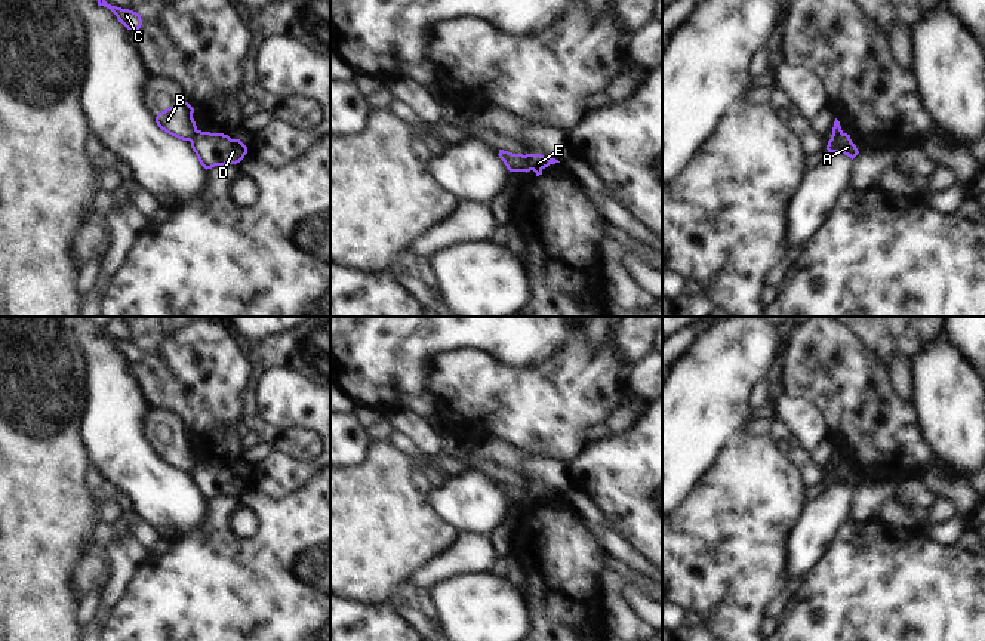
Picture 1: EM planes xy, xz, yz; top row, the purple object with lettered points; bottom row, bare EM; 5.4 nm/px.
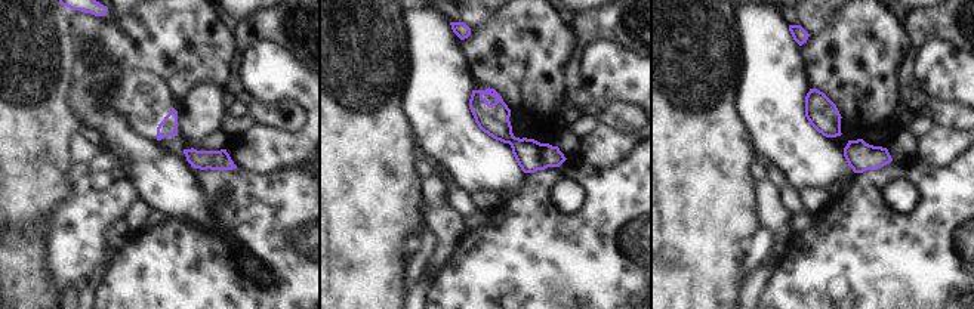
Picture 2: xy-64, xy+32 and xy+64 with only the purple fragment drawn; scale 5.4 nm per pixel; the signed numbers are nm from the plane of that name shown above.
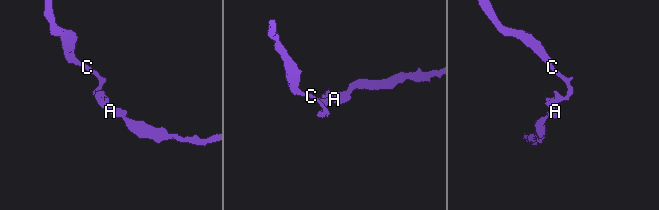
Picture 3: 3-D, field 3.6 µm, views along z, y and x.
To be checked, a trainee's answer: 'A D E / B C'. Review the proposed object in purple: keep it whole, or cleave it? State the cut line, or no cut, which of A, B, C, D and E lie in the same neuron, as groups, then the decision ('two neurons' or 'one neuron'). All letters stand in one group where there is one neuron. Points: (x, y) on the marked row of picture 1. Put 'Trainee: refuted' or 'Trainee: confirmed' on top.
Trainee: confirmed
cut xz (526, 156), (526, 165), (522, 170); groups A D E / B C; two neurons

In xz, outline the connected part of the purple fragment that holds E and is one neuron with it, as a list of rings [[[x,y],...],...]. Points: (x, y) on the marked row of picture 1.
[[[526,154],[526,166],[523,169],[523,172],[530,172],[533,170],[536,173],[536,176],[542,175],[542,170],[545,167],[548,167],[550,164],[555,164],[560,163],[555,158],[545,158],[541,154]]]

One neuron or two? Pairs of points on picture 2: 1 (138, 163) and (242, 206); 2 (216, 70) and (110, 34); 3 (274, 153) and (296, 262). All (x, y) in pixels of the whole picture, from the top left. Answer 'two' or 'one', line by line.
1: two
2: one
3: two

